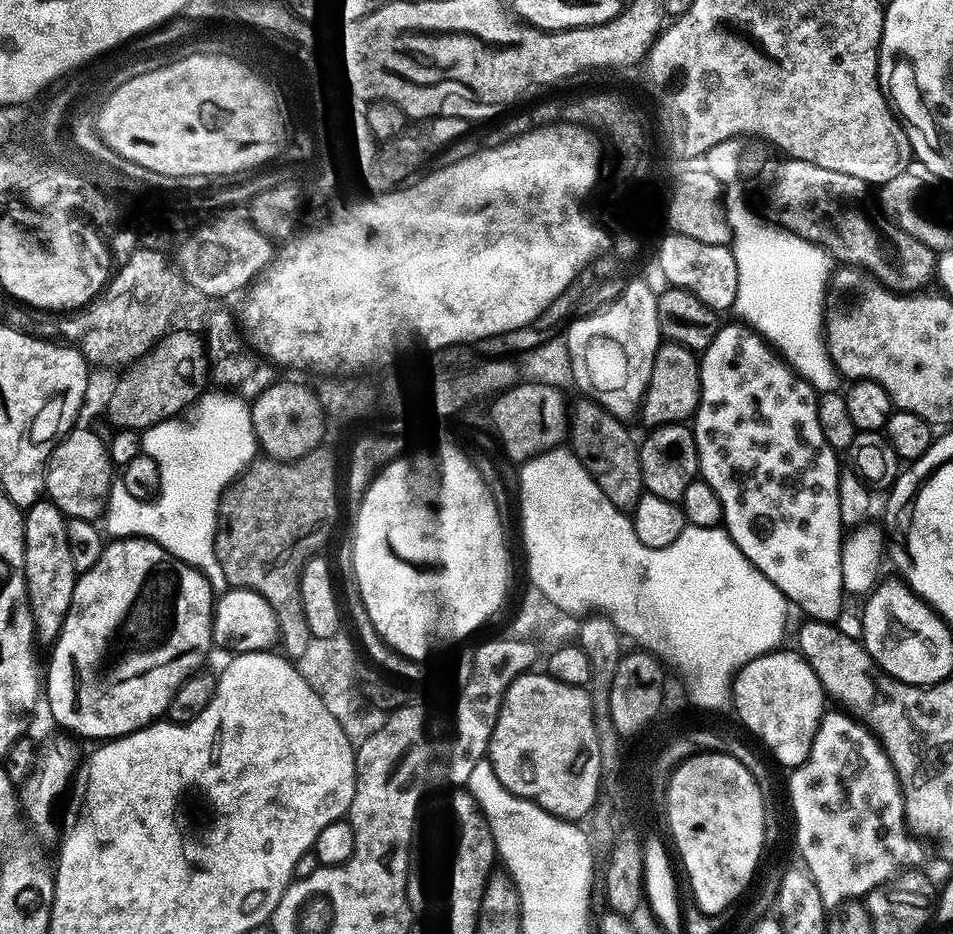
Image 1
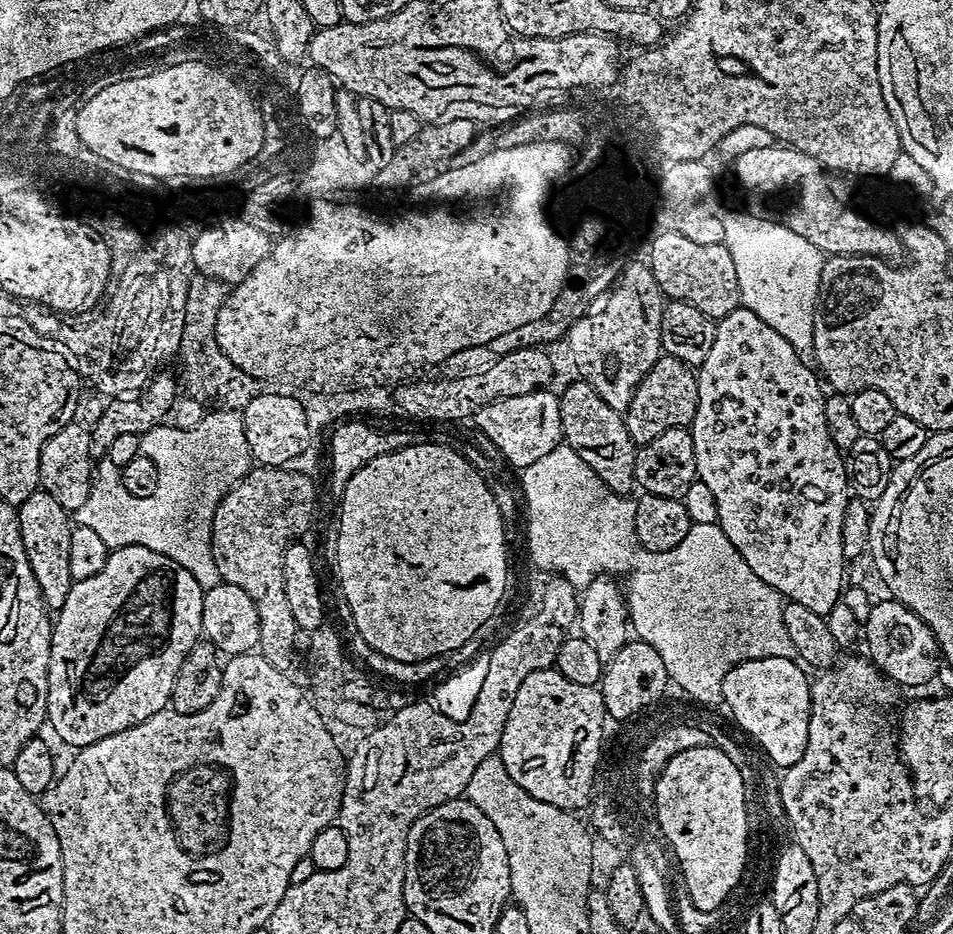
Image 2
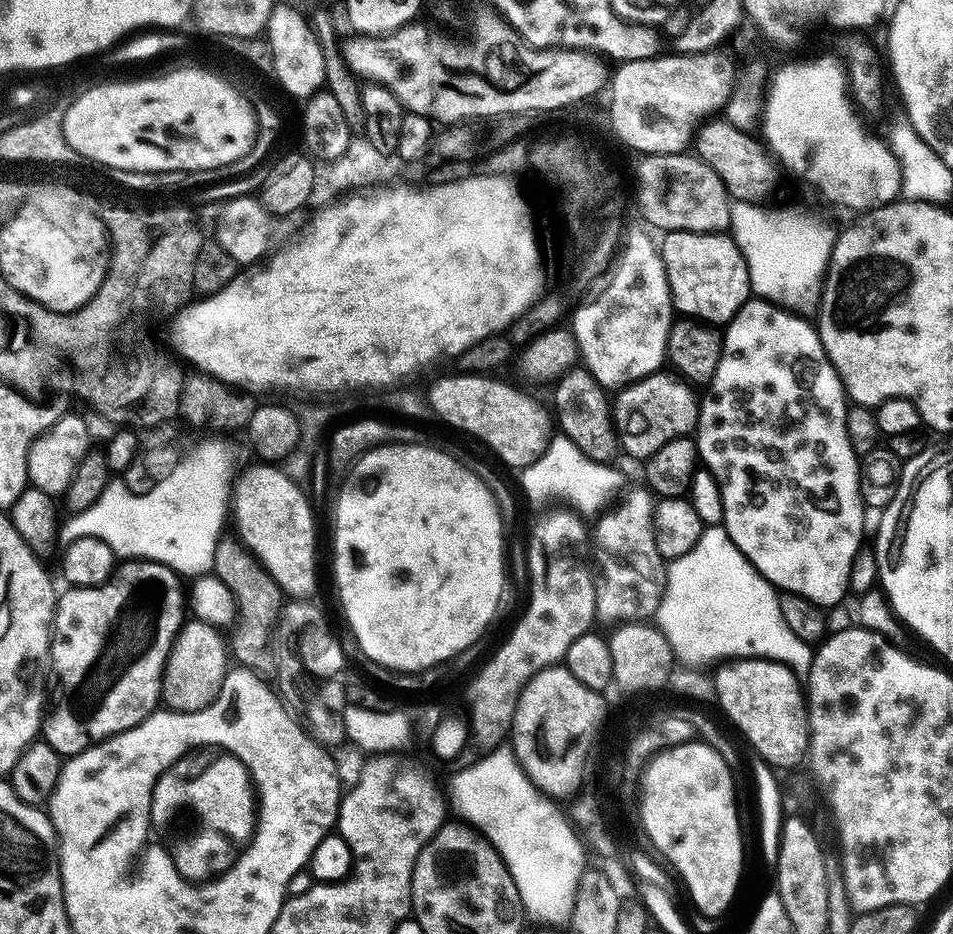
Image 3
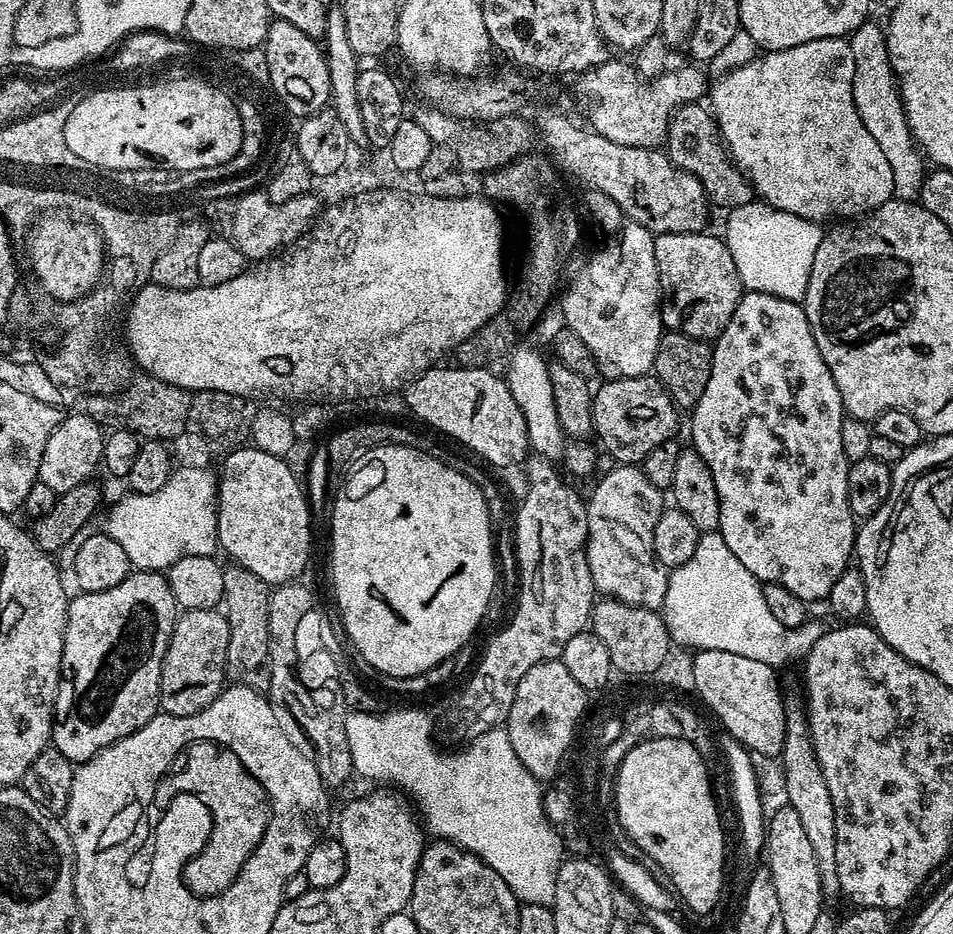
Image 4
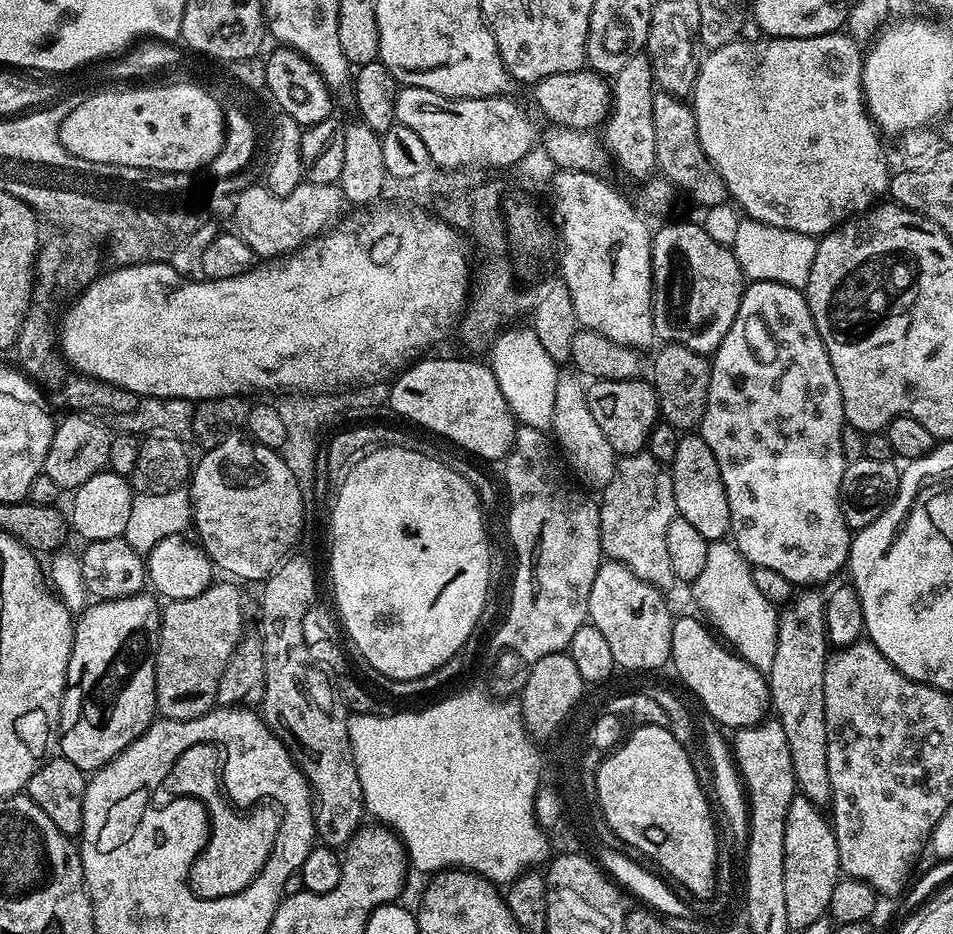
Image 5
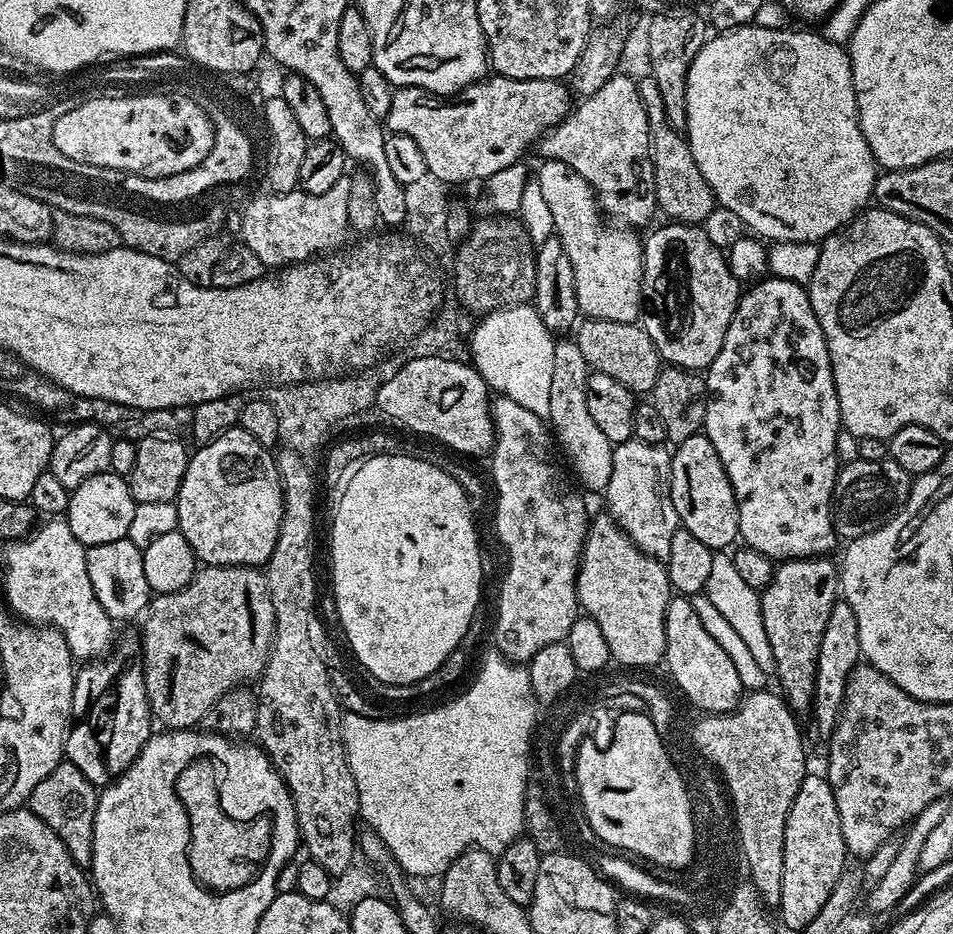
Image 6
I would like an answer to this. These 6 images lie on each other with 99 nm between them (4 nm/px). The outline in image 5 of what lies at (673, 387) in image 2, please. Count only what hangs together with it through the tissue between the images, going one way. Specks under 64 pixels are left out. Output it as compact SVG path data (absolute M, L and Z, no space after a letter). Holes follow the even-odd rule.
M647 379L594 380L587 385L587 395L590 413L616 454L635 456L645 451L648 435L656 427L660 416L656 390Z

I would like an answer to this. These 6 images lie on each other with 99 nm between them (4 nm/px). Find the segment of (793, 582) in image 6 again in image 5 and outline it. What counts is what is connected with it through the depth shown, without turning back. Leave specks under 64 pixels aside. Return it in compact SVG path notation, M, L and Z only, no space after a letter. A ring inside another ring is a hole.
M800 590L787 604L779 609L776 621L776 649L774 666L766 673L770 708L782 730L786 730L786 742L790 742L790 762L794 762L794 778L799 795L805 796L811 804L824 806L832 799L830 766L826 754L826 698L824 697L824 675L830 655L828 632L824 628L825 597L816 590Z

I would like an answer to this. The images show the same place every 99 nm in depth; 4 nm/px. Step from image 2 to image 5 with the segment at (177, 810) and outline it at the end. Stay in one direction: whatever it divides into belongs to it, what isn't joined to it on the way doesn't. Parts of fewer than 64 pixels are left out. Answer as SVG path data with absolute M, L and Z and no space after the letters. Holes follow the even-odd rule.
M195 744L194 746L190 746L174 762L174 766L170 770L170 774L166 777L163 783L163 787L166 790L168 788L169 793L167 795L169 797L192 797L196 800L200 800L201 803L204 804L204 808L208 812L208 818L211 821L211 839L209 839L203 851L193 862L188 878L189 885L192 887L194 894L199 900L215 900L218 896L231 896L234 892L242 891L243 888L245 888L245 886L247 886L247 884L249 884L250 881L260 873L262 866L266 862L266 858L270 858L270 850L274 846L274 838L278 834L278 826L280 825L281 811L278 805L276 805L271 798L267 797L266 794L258 794L257 797L253 798L253 800L247 801L246 806L241 803L241 801L235 800L233 796L231 796L231 794L228 792L226 782L224 781L226 778L227 757L228 753L223 748L214 744Z

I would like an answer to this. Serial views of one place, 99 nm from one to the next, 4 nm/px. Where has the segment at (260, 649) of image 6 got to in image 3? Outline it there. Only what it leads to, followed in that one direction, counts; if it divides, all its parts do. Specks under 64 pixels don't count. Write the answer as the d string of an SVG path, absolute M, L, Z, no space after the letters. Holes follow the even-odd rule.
M195 618L181 627L164 667L160 683L163 703L173 712L197 712L216 701L224 675L230 671L230 652L221 629Z

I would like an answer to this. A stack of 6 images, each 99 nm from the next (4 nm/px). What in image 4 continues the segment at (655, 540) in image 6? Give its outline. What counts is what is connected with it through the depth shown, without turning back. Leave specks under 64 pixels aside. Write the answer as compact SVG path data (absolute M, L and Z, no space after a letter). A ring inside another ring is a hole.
M634 464L612 466L587 497L588 565L601 597L637 604L653 610L661 607L669 573L654 550L654 526L664 513L665 493Z

